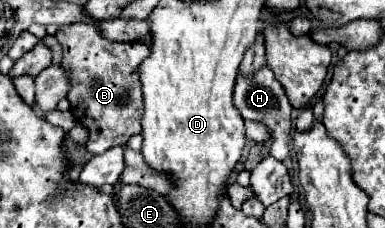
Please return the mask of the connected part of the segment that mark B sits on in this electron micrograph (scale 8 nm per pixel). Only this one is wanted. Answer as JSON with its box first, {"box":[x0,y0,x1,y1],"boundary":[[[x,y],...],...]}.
{"box":[56,23,150,153],"boundary":[[[90,23],[60,27],[56,39],[64,51],[62,65],[66,65],[66,73],[70,73],[70,111],[76,121],[90,131],[86,149],[90,153],[102,153],[114,145],[126,145],[132,135],[140,133],[144,105],[136,67],[148,57],[150,47],[144,41],[106,41],[102,33],[98,33],[98,27]]]}

